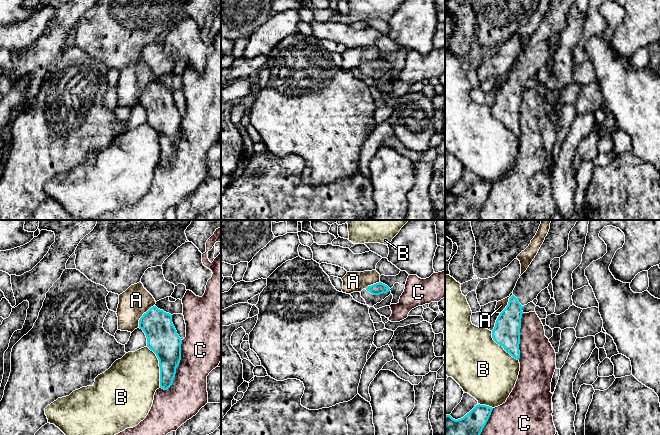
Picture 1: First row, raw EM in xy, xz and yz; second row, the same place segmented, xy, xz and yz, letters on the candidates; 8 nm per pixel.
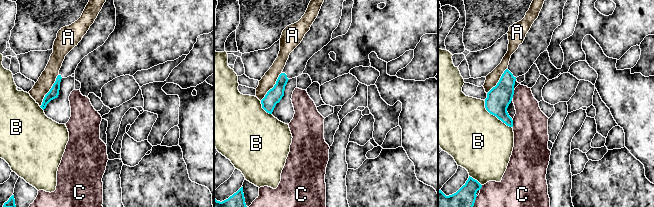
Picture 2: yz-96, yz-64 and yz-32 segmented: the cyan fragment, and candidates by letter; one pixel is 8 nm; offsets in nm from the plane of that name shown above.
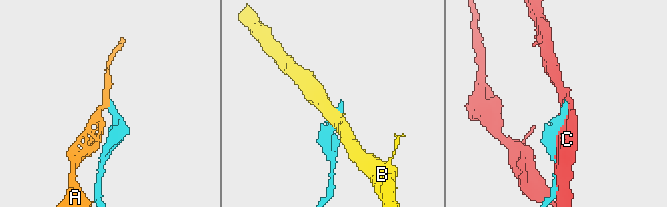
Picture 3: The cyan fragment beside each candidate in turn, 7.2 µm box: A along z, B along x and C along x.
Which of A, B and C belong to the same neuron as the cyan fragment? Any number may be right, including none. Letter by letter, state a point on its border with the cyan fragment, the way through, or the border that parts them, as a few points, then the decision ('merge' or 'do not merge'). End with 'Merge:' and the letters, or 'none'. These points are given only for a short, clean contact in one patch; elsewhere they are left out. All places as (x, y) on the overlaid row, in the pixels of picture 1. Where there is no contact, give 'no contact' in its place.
A: meets cyan in xy at (143, 315); border along xy (154, 305), (143, 314), (138, 326); do not merge
B: meets cyan in xy at (159, 366); do not merge
C: meets cyan in xy at (177, 365); do not merge
Merge: none

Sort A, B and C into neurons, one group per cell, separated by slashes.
A / B / C

